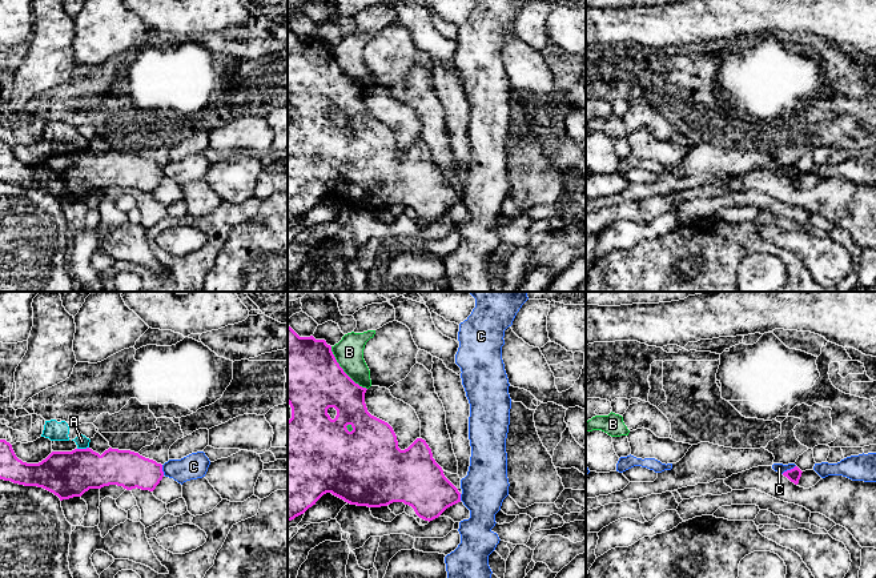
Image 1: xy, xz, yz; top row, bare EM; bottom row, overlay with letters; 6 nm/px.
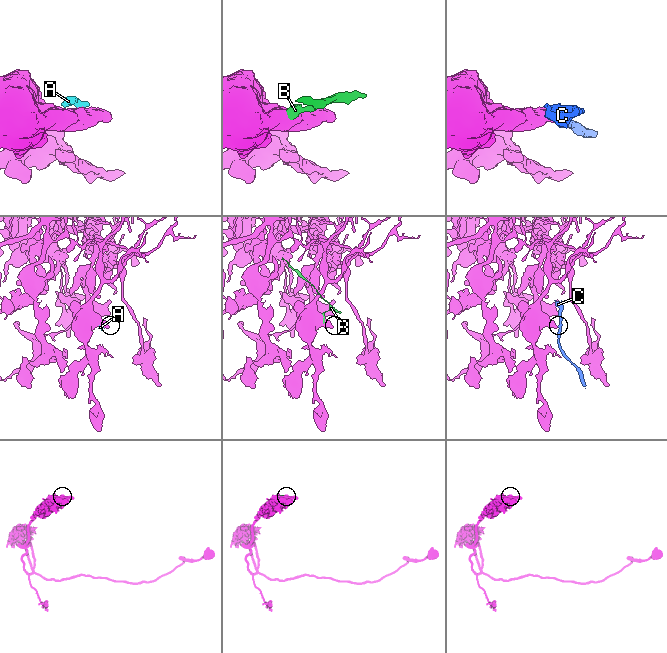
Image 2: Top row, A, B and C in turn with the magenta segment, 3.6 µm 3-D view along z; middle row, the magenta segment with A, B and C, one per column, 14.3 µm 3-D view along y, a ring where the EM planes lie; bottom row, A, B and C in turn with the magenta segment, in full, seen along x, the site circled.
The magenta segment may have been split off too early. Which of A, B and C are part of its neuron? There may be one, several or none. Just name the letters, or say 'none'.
none

